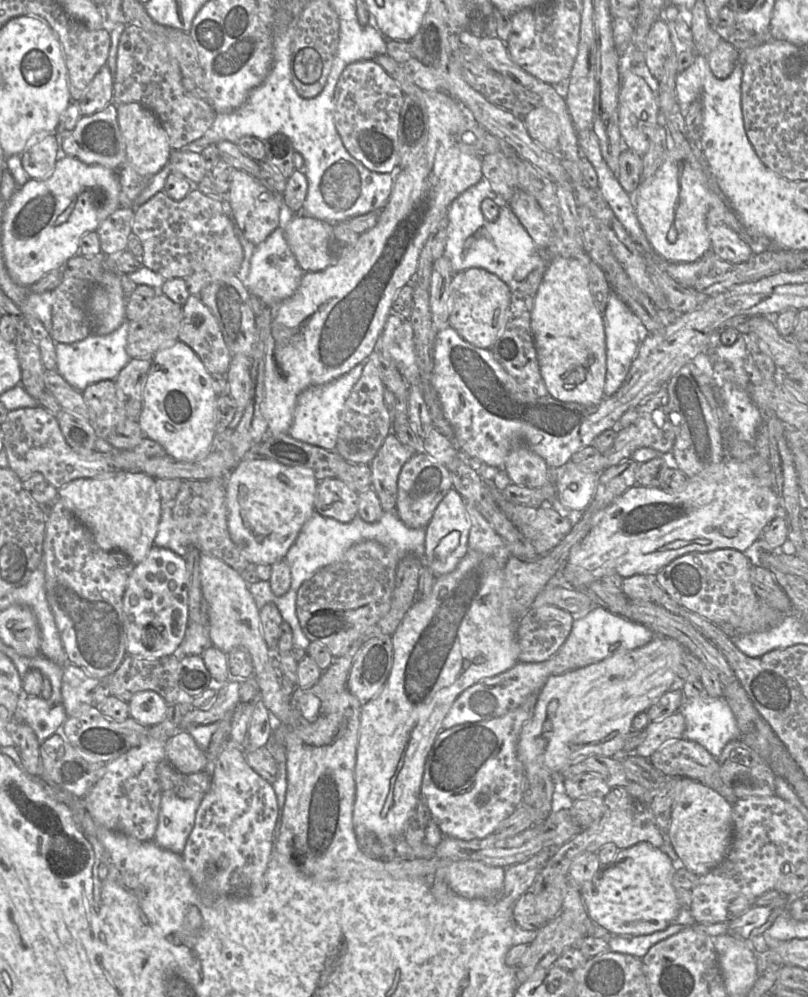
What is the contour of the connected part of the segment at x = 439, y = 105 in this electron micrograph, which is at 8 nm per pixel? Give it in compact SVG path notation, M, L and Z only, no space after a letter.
M387 54L378 55L374 59L399 85L404 95L413 95L421 99L426 107L429 122L428 141L424 149L418 156L406 167L398 169L395 173L395 179L391 195L382 209L381 215L377 224L370 230L360 234L357 243L350 249L344 252L336 252L334 263L323 271L319 272L304 272L301 282L296 292L289 298L280 302L275 310L275 317L272 322L272 330L266 340L265 350L265 399L261 405L262 414L268 424L269 434L287 433L292 425L294 409L299 395L311 386L327 384L340 376L349 372L353 367L361 362L365 362L380 345L380 338L391 313L391 307L397 292L407 284L412 283L420 257L422 248L424 247L433 227L440 218L447 214L448 208L452 202L468 188L477 184L484 176L482 173L482 158L473 153L463 152L457 142L456 135L461 135L466 132L465 126L468 123L468 118L474 120L471 112L465 109L455 98L443 90L439 91L424 91L418 87L407 74L402 64L395 61Z

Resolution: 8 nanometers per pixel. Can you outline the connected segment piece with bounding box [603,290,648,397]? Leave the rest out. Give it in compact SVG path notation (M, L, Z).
M612 290L609 296L606 310L603 314L603 322L606 340L607 368L604 396L609 397L615 394L625 381L641 343L648 335L648 331L640 319L614 290Z

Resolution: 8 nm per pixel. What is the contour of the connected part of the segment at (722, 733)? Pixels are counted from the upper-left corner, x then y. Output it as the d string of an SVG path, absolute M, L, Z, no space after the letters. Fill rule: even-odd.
M724 696L684 698L678 711L685 718L683 737L702 745L716 760L727 743L740 738L736 719Z

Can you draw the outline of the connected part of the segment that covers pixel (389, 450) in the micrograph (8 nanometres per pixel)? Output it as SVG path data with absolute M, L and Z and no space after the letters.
M390 433L371 461L371 487L384 512L396 512L398 478L404 464L415 453L414 449L404 445L394 433Z

